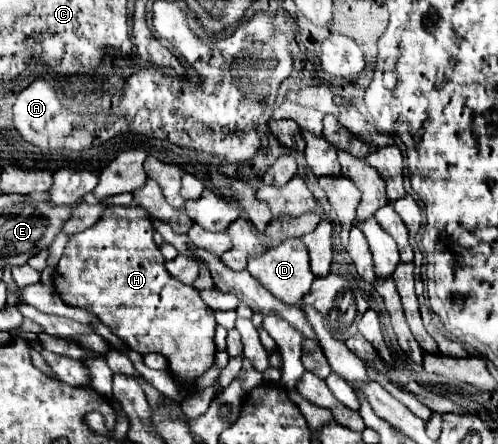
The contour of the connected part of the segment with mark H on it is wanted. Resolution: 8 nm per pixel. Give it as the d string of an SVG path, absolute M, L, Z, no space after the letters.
M108 206L104 216L84 232L72 234L64 256L54 272L54 286L60 298L70 306L84 306L100 318L130 350L138 354L156 352L166 356L172 378L184 386L184 376L204 374L214 360L214 312L202 302L196 288L172 278L164 266L164 256L152 238L152 224L144 208L138 206Z

